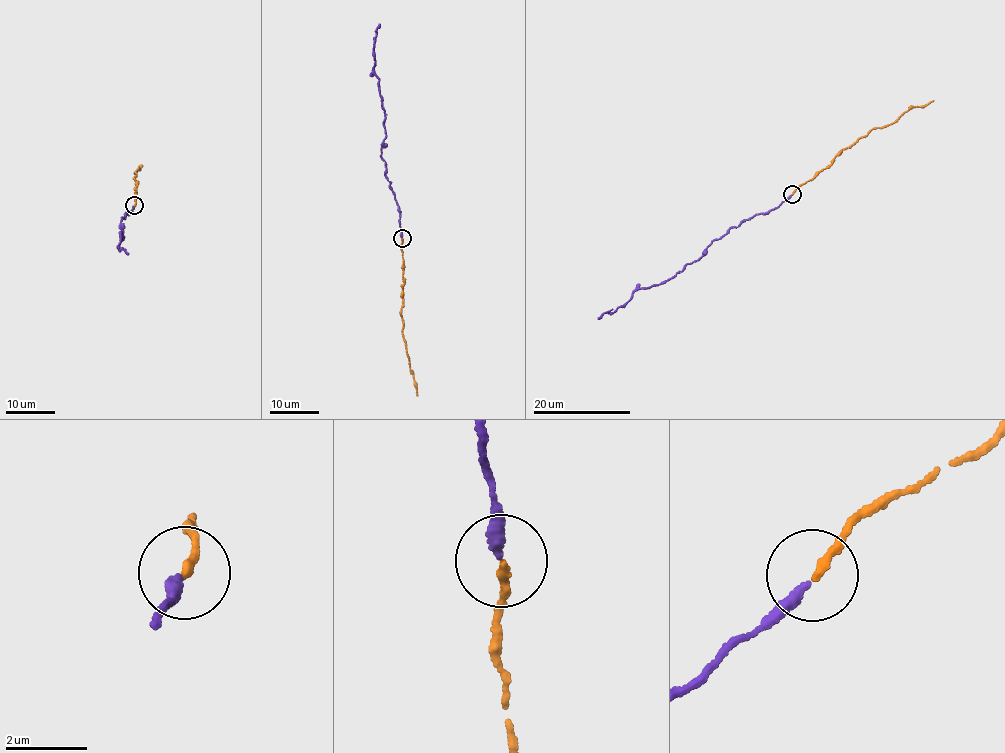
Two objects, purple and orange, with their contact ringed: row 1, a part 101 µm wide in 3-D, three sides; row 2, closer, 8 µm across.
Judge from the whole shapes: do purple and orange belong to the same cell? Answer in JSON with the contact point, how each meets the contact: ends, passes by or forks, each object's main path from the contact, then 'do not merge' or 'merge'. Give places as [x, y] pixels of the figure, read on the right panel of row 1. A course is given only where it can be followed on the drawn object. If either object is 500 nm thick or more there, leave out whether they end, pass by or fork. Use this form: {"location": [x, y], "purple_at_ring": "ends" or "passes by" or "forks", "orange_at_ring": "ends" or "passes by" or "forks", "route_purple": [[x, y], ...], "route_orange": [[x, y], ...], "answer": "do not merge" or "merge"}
{"location": [792, 194], "purple_at_ring": "ends", "orange_at_ring": "ends", "route_purple": [[791, 194], [776, 207], [733, 226], [681, 271], [659, 284], [639, 288], [632, 298], [598, 319]], "route_orange": [[791, 194], [843, 149], [873, 128], [889, 125], [914, 106], [923, 107], [933, 100]], "answer": "merge"}

